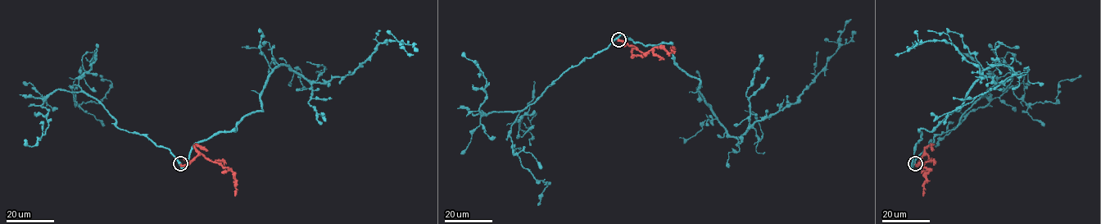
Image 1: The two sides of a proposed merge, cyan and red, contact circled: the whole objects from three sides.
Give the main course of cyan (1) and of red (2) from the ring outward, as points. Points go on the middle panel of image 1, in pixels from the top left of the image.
1: (618, 39), (670, 43), (673, 61), (700, 82), (725, 130), (740, 137), (797, 101), (851, 19)
2: (618, 39), (646, 52), (654, 48), (665, 48), (669, 52), (673, 48), (672, 46)

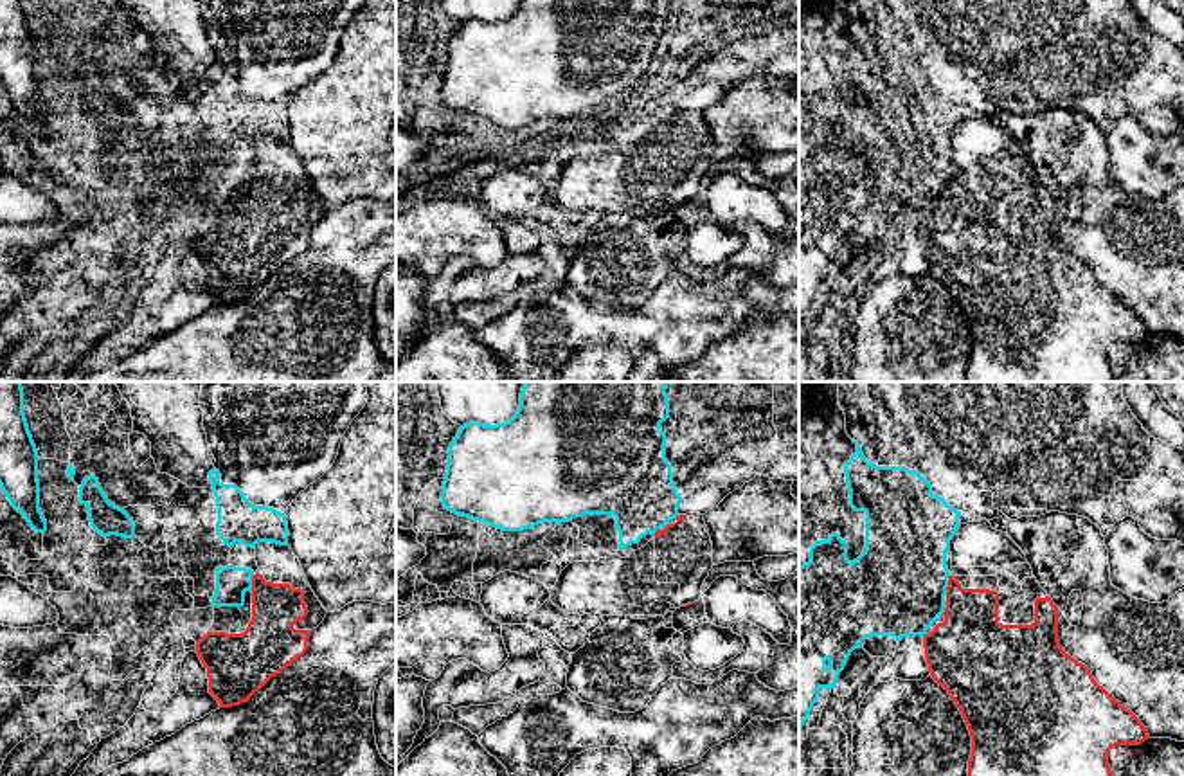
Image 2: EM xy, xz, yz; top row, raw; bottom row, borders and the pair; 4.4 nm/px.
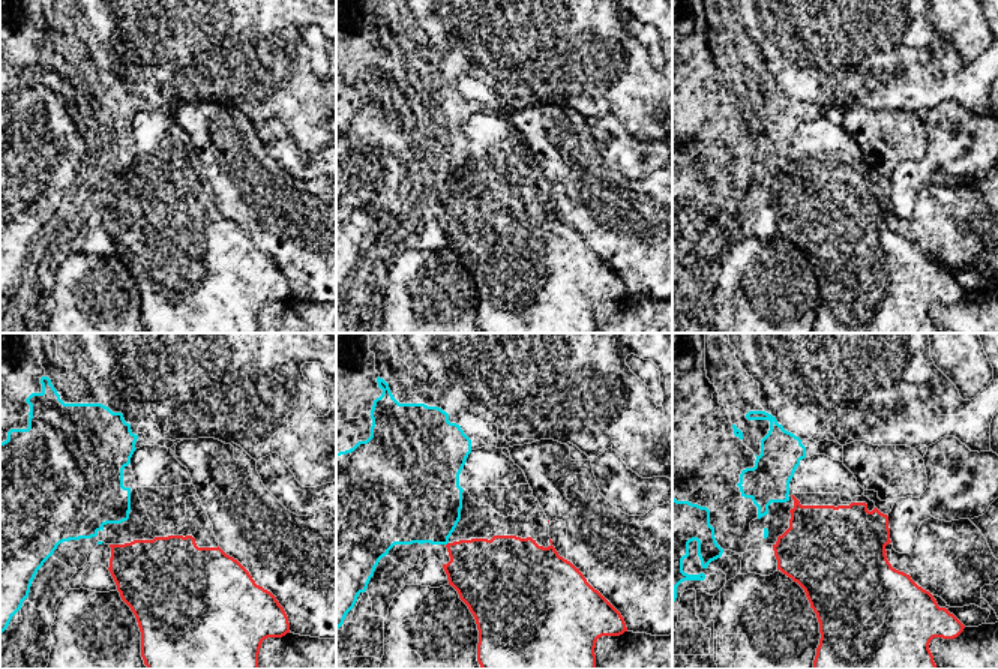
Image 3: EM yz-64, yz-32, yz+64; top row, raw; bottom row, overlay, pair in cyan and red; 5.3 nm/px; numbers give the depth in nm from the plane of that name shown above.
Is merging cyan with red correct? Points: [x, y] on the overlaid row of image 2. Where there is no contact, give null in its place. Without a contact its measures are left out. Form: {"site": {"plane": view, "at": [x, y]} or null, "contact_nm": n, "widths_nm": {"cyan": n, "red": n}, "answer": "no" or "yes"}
{"site": {"plane": "yz", "at": [947, 586]}, "contact_nm": 100, "widths_nm": {"cyan": 440, "red": 280}, "answer": "no"}

